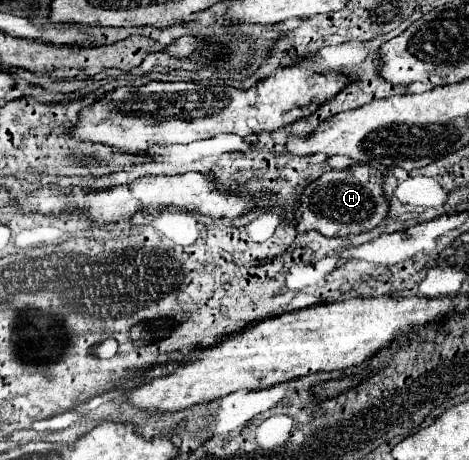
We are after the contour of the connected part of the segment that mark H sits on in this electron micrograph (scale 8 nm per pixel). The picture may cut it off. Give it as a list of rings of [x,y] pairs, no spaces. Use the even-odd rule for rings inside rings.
[[[366,163],[350,165],[348,169],[324,171],[318,179],[306,185],[304,211],[296,215],[296,233],[318,231],[326,237],[344,237],[374,229],[390,211],[390,201],[384,195],[384,175]]]

